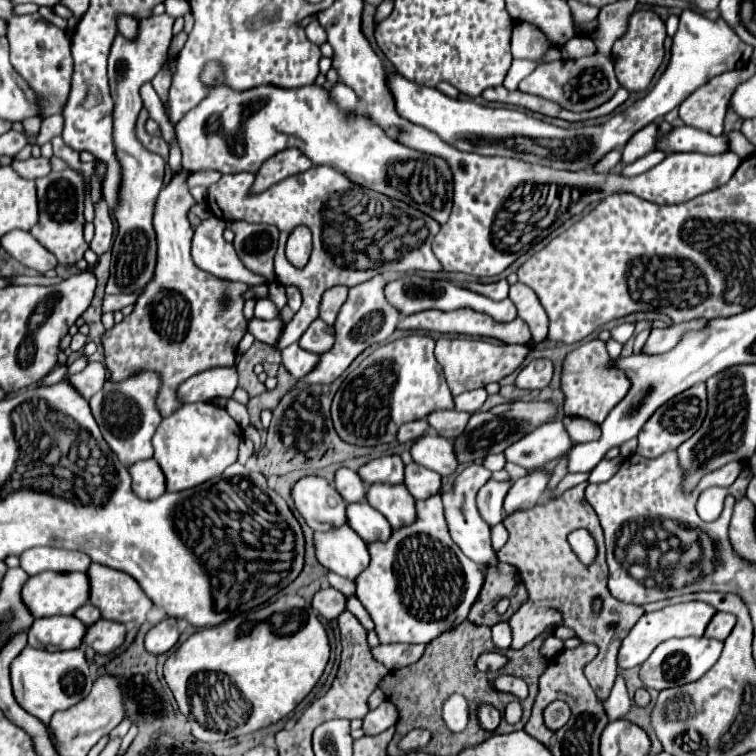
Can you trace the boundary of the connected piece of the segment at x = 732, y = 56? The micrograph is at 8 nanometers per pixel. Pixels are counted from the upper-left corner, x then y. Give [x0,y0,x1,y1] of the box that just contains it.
[388,11,752,171]

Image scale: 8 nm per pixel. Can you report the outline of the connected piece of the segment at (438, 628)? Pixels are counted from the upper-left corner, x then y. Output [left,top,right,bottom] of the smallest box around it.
[356,493,484,643]

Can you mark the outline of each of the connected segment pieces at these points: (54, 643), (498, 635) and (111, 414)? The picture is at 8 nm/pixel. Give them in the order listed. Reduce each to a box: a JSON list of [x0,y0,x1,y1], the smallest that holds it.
[[28,617,86,651],[492,623,512,649],[88,371,162,467]]

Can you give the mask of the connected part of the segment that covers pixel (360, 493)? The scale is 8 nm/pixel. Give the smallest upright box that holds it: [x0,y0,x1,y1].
[334,467,366,503]

